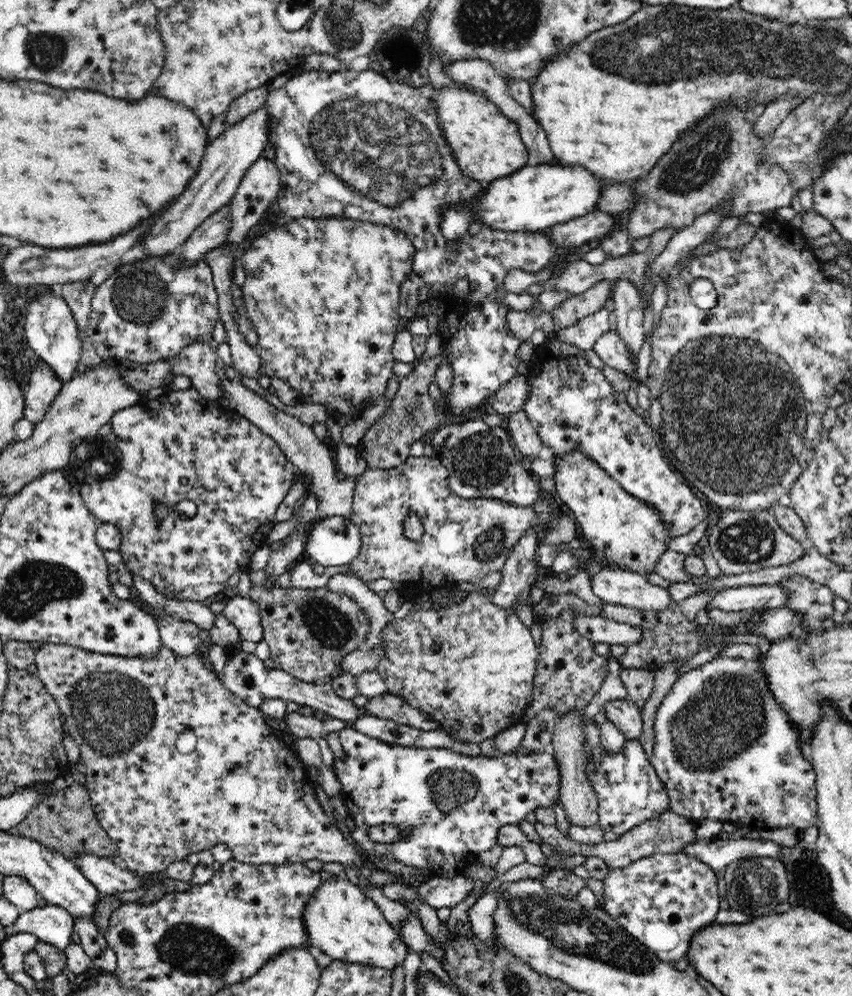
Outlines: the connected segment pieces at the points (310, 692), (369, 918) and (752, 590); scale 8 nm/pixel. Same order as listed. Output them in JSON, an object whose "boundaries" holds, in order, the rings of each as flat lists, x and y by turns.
{"boundaries":[[[244,651,232,653,225,662,223,685,237,697,240,697,250,707,257,709,268,699,280,698,287,702,291,700,299,705,311,706,316,711,326,713,332,718,342,721,356,721,368,715,366,708,360,709,352,703,351,699,338,696,329,681,321,683,307,683,299,678,289,675,287,672,276,668,269,668,264,665,264,661,258,659,254,653,248,654]],[[340,875,322,882,322,888,304,912,304,923,311,946,334,961,360,963,392,972,396,966,402,966,407,955,408,945,403,936,386,922,378,905,358,885]],[[763,584,760,586,739,586,719,590,704,608,720,609,726,612,757,610,759,613,773,608,784,607,788,593,782,585]]]}

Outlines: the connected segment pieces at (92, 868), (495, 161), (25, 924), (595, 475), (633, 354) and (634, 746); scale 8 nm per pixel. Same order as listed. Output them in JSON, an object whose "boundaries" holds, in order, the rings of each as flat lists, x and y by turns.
{"boundaries":[[[90,854,83,855,76,862,76,866,83,871,83,875,108,895,116,895,126,890,134,890,140,884,142,874,134,870,115,865,111,860,100,859]],[[450,85,436,89,431,96,436,109,436,120,444,138,450,141,453,157,458,159,460,170,474,180,491,183,496,179,506,178,514,174,522,167,528,166,529,152,527,145,523,143,522,135,518,123,514,119,504,115,498,105,492,100,487,100,486,96,476,94,466,89,460,89]],[[47,904,21,911,16,922,4,928,8,937,14,933,30,933,40,941,64,951,72,942,70,935,75,930,73,920,74,917,66,909]],[[579,452,562,459,554,458,556,473,554,488,558,498,570,508,580,527,580,536,587,546,600,552,608,566,617,570,644,575,655,572,656,562,667,549,670,537,675,537,655,505,640,501,626,492,620,483]],[[628,279,616,280,613,291,611,297,614,299,616,331,630,351,630,361,637,362,637,355,646,332,642,325,644,309,642,308,640,292]],[[628,741,616,756,604,756,596,772,590,772,590,784,597,796,598,825,603,831,612,830,618,836,645,820,658,817,665,810,674,811,663,782,650,766,638,741]]]}

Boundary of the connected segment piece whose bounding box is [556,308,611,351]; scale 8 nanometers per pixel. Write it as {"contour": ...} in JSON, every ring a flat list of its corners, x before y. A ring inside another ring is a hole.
{"contour":[[602,308,594,314,577,320,568,328,561,328,557,337,568,344,572,344,583,351,593,349,594,344,604,332,610,330,610,320,608,310]]}

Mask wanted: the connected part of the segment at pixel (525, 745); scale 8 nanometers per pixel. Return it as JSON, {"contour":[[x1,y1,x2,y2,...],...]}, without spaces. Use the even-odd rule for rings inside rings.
{"contour":[[546,707,542,712,538,712,532,720,526,724,523,742,520,749,530,754,547,752,551,747,552,738,556,724,559,722,559,715,552,709]]}

